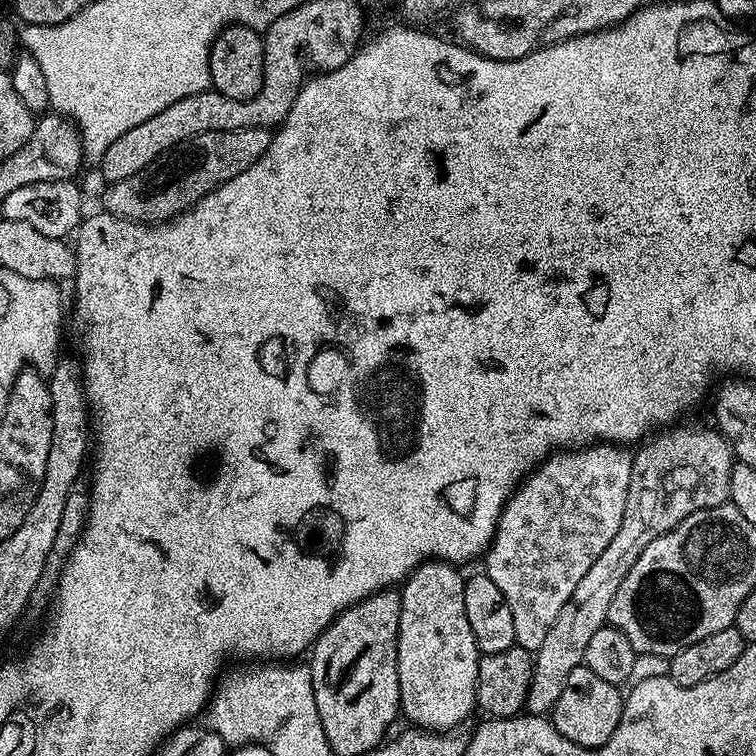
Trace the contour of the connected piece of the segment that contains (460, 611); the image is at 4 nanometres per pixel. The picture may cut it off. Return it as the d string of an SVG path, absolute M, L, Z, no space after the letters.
M425 560L408 575L399 589L400 629L396 643L396 665L400 683L400 711L403 719L430 732L459 729L472 708L474 712L477 707L476 679L482 653L476 646L474 630L470 630L470 622L466 618L465 577L460 576L460 572L457 565L445 564L442 560Z

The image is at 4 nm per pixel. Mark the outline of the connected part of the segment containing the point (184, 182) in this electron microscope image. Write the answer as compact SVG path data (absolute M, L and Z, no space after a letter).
M267 128L198 134L154 158L138 174L108 184L103 211L117 220L131 220L133 224L163 224L174 220L187 208L193 208L203 196L230 182L230 178L238 178L238 174L250 170L266 154L266 146L271 141L272 132Z

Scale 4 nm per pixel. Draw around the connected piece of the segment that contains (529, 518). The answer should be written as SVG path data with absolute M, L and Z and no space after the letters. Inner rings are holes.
M597 442L587 448L561 450L540 461L519 484L506 502L496 523L492 545L483 557L483 571L502 590L514 617L515 647L535 654L554 626L562 606L574 594L586 570L594 566L598 554L610 546L618 526L622 526L622 513L626 511L626 494L630 490L630 470L633 453L627 447Z

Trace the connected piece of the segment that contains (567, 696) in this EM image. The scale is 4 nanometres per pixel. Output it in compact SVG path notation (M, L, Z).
M581 666L570 670L570 678L566 678L566 686L562 686L558 702L554 702L550 719L562 738L570 738L570 742L578 742L578 746L583 748L600 748L610 742L610 734L618 730L623 709L624 696L621 689L598 678L594 670Z

